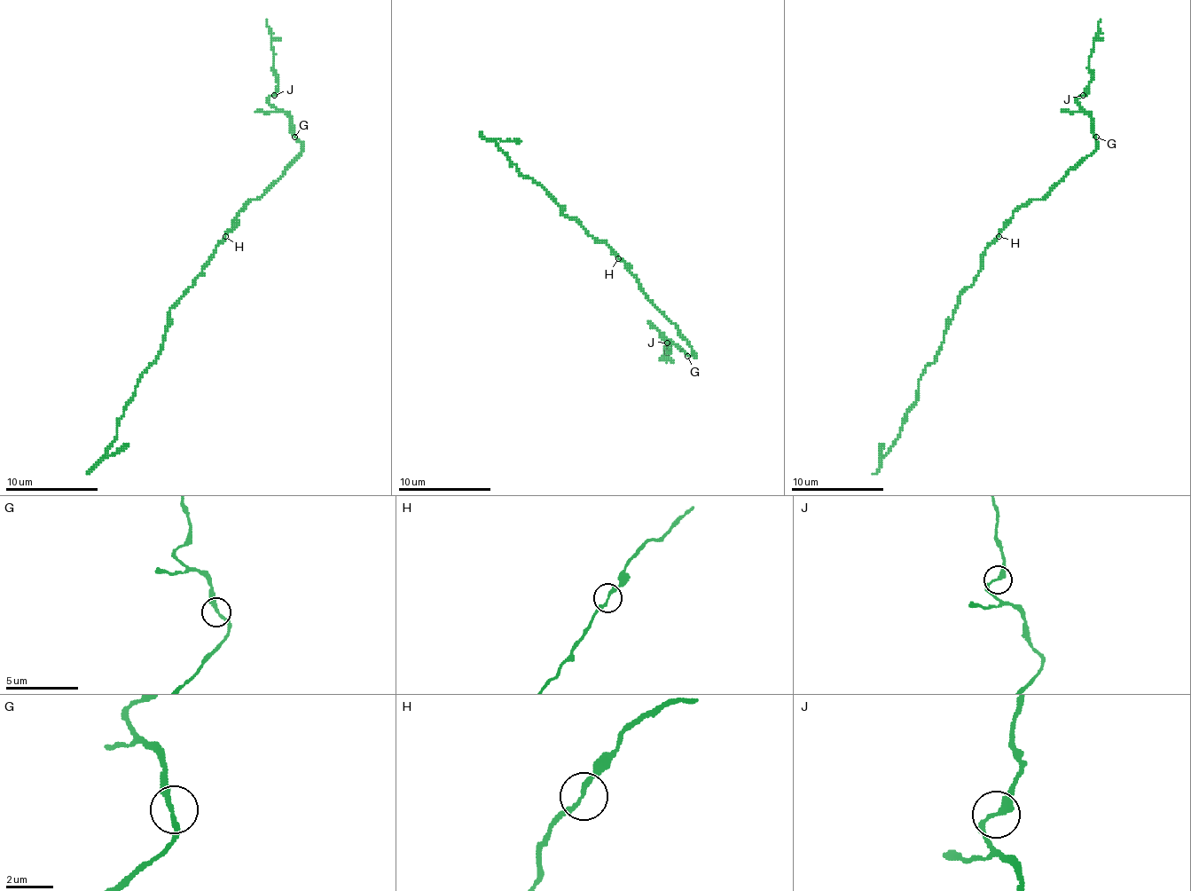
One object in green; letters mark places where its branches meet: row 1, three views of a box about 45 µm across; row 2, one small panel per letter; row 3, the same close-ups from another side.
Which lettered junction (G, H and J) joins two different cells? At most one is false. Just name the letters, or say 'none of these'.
none of these

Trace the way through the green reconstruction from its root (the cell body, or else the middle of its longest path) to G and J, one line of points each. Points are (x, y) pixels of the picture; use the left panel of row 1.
G: (225, 239), (238, 213), (253, 200), (257, 200), (294, 162), (301, 151), (301, 144), (294, 137)
J: (225, 239), (238, 213), (260, 197), (301, 151), (292, 121), (269, 102), (273, 96)

